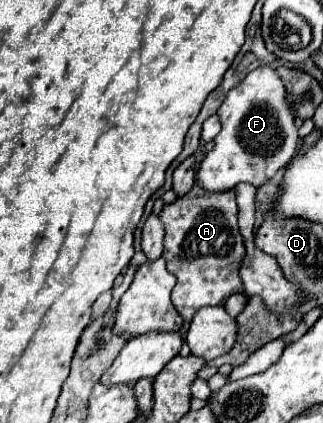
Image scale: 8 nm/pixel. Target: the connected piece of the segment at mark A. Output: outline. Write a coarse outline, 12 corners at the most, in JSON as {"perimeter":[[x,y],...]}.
{"perimeter":[[235,191],[165,205],[163,257],[185,337],[243,293]]}

